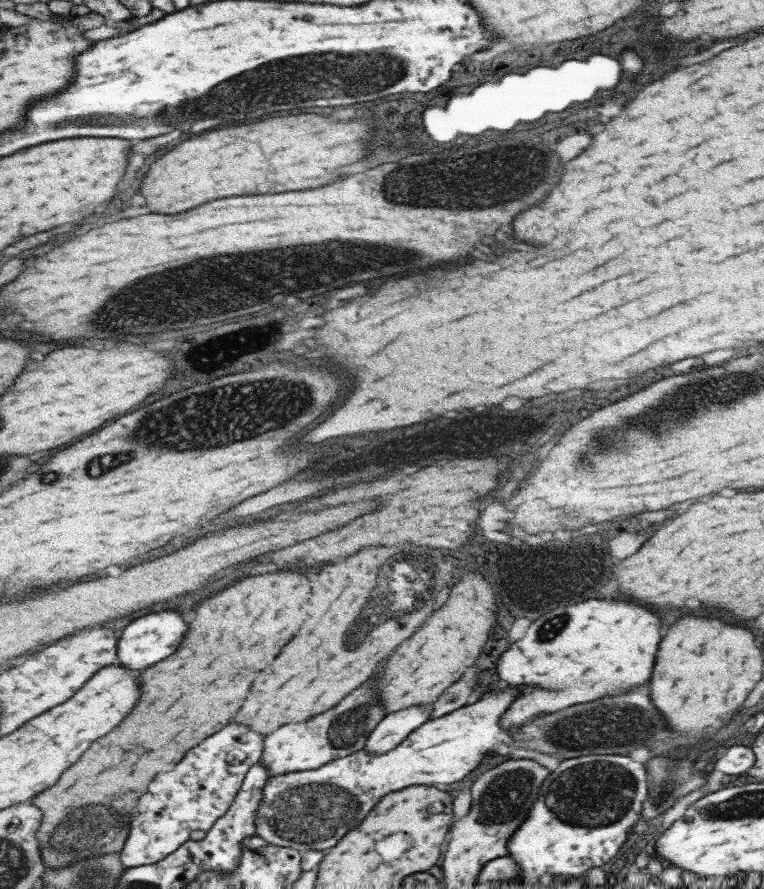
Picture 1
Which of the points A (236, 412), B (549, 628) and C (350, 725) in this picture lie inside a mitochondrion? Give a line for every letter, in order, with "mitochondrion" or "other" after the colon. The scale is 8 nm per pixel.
A: mitochondrion
B: mitochondrion
C: mitochondrion

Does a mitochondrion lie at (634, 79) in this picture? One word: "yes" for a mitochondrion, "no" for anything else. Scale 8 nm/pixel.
no

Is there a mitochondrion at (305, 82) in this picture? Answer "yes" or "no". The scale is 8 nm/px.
yes

